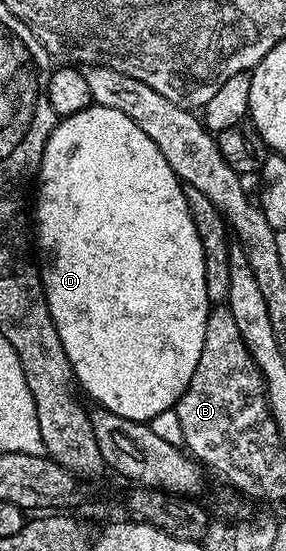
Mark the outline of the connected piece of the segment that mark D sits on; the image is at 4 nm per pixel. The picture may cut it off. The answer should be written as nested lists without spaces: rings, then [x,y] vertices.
[[[94,104],[83,112],[64,115],[53,127],[43,148],[39,185],[35,190],[35,254],[39,259],[41,283],[51,320],[59,332],[63,352],[67,352],[67,360],[73,366],[78,387],[84,393],[86,390],[100,409],[115,412],[115,416],[123,416],[127,420],[148,423],[163,411],[174,409],[187,384],[191,384],[191,376],[195,376],[195,364],[199,364],[199,356],[203,352],[211,309],[203,264],[203,244],[199,240],[195,220],[191,220],[191,212],[187,208],[185,186],[171,164],[163,160],[163,152],[159,152],[155,140],[151,140],[151,136],[147,136],[147,132],[143,132],[143,128],[139,128],[131,116],[123,116],[123,112],[115,112],[115,108]]]

